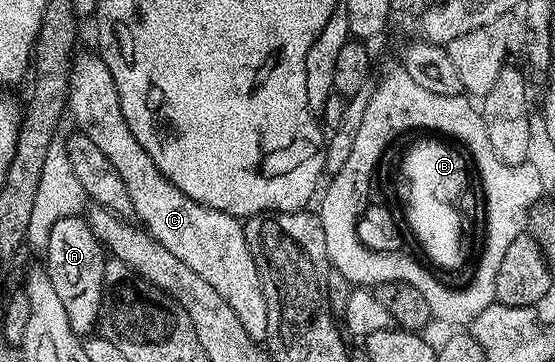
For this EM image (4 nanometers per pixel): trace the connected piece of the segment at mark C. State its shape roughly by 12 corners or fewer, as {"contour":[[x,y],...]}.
{"contour":[[73,60],[66,109],[135,220],[267,342],[244,221],[190,199],[134,139],[114,75]]}

